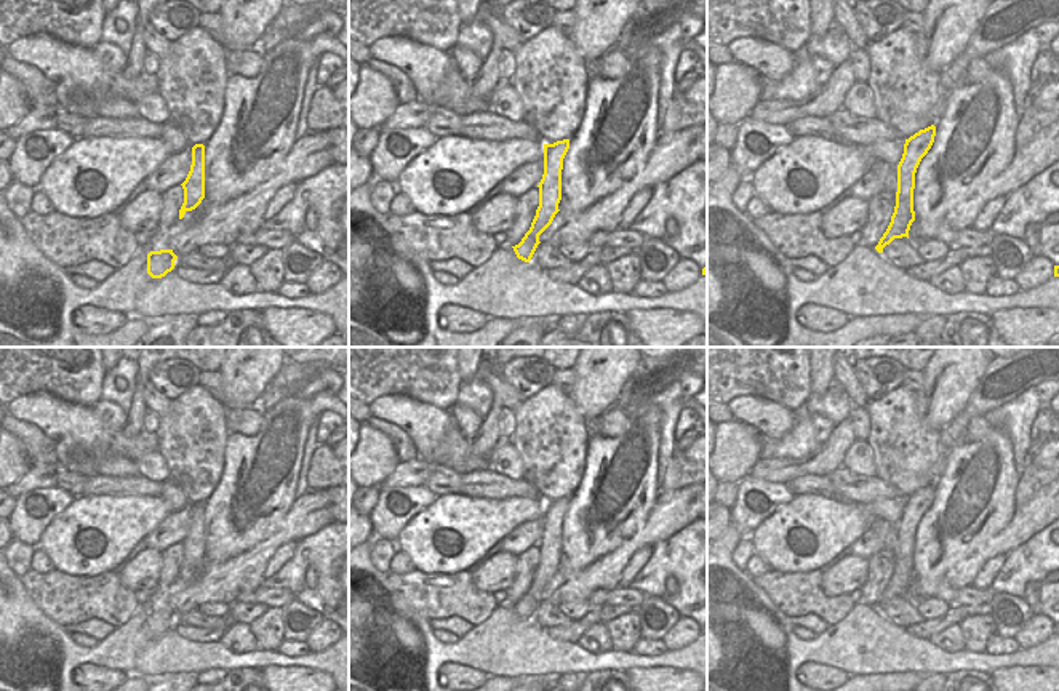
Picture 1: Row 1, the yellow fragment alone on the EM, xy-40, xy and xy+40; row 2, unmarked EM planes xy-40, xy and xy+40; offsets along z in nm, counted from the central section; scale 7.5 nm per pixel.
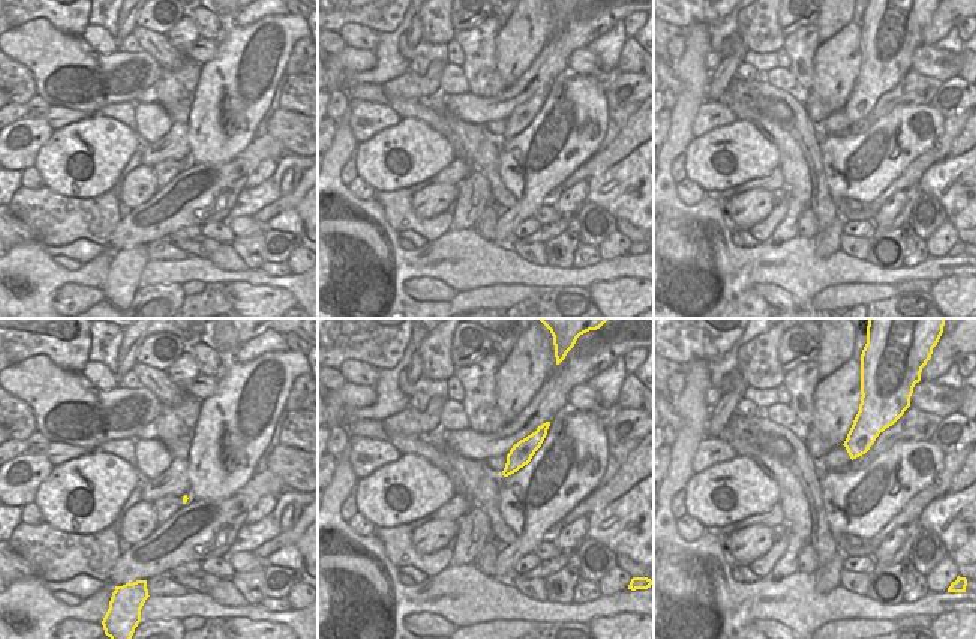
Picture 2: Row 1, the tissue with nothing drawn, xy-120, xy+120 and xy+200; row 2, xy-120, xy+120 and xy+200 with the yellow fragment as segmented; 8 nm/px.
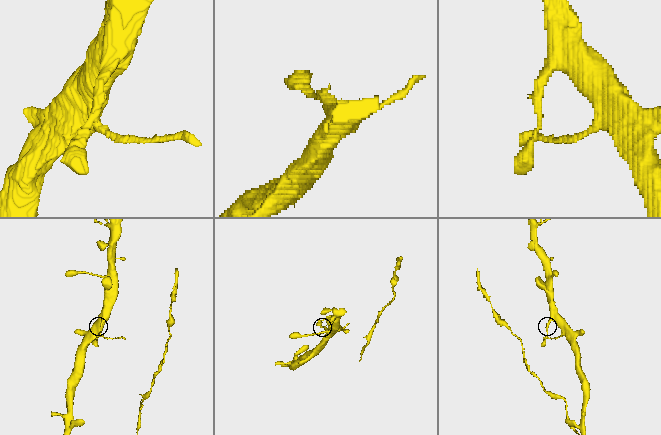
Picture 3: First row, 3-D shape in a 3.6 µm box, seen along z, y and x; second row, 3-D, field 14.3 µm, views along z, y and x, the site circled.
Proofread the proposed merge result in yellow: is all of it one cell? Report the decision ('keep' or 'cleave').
keep

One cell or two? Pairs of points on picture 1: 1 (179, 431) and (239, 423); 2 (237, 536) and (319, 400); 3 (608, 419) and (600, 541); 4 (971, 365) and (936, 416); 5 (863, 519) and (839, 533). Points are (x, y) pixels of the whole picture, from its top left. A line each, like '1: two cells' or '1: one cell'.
1: two cells
2: one cell
3: two cells
4: one cell
5: one cell

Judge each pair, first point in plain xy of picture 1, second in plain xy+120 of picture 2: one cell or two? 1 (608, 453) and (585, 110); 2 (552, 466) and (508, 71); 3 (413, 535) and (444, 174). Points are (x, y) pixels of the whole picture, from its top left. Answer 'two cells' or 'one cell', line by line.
1: one cell
2: two cells
3: two cells

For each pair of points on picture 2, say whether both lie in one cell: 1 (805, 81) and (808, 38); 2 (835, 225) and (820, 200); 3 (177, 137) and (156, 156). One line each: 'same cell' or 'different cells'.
1: same cell
2: different cells
3: same cell

